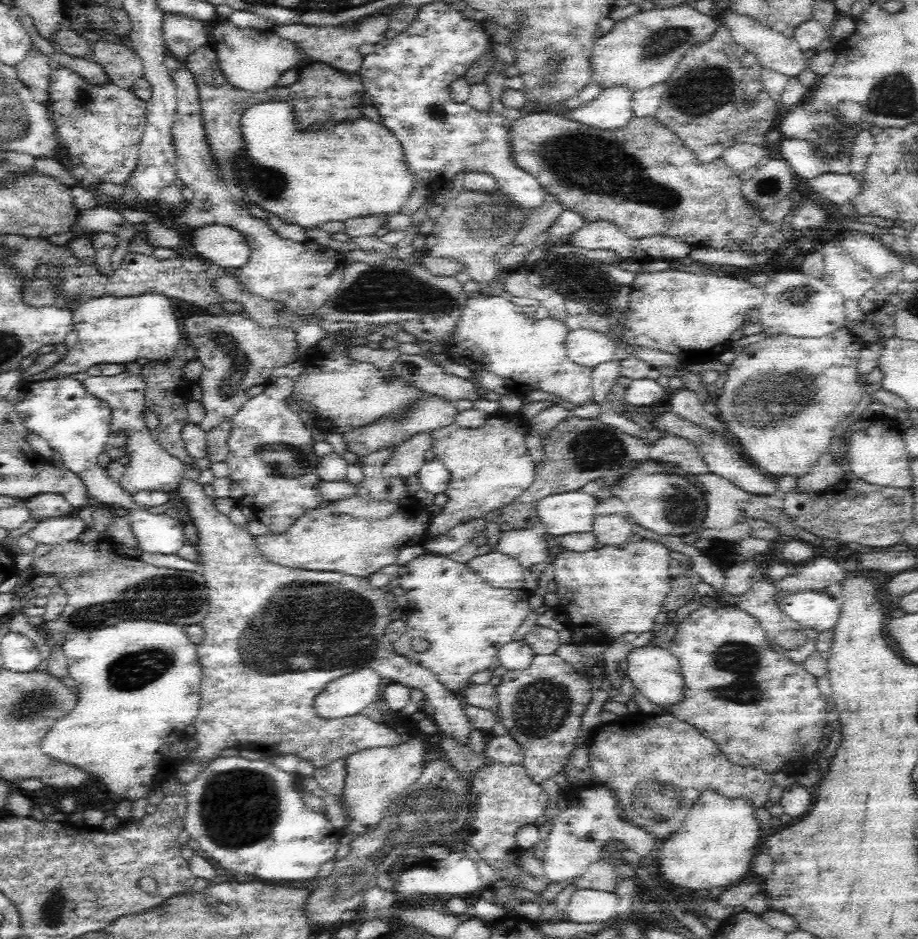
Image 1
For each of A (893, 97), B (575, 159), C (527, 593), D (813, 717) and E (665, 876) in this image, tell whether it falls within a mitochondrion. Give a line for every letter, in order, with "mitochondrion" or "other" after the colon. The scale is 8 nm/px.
A: mitochondrion
B: mitochondrion
C: other
D: other
E: other

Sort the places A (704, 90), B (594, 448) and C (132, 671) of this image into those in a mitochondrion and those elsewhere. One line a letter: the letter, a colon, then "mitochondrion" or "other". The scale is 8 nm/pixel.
A: mitochondrion
B: mitochondrion
C: mitochondrion

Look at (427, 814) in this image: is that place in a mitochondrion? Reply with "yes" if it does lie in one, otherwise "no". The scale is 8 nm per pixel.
yes

